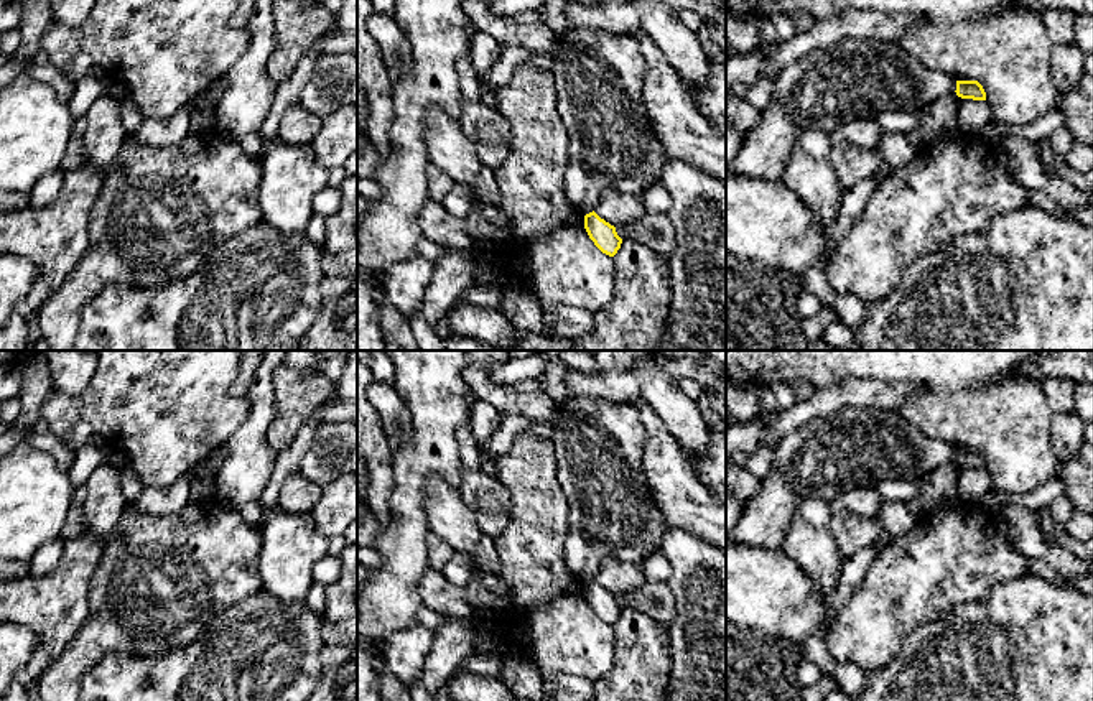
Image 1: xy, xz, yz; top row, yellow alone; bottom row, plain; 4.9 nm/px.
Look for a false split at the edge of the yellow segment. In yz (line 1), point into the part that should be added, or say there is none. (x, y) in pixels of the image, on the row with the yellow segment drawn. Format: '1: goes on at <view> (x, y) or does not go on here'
1: does not go on here

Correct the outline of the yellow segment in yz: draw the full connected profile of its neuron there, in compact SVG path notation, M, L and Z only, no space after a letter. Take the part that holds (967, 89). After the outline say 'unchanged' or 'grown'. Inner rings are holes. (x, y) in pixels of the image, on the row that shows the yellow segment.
M956 81L955 92L961 99L986 100L986 92L978 81Z; unchanged

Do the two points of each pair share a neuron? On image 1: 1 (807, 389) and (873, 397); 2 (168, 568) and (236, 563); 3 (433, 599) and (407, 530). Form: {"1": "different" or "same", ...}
{"1": "different", "2": "same", "3": "different"}

